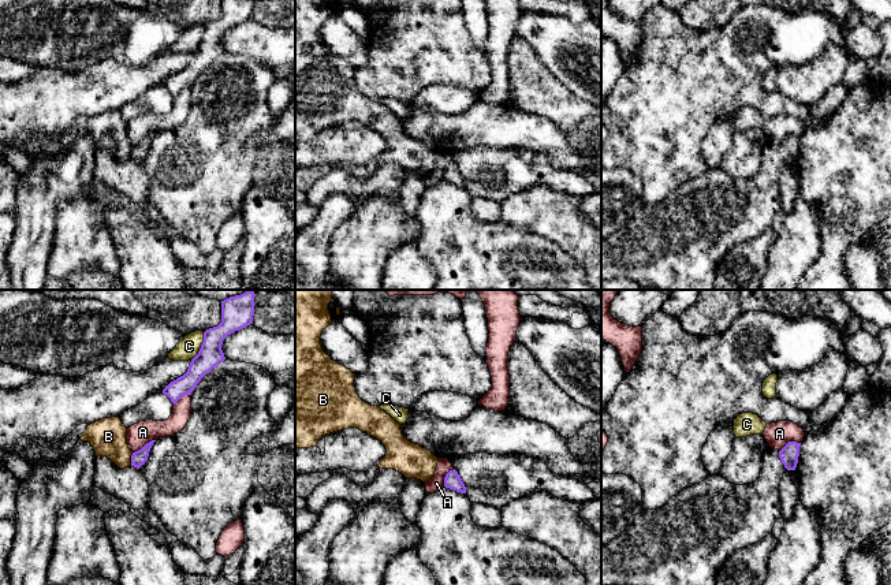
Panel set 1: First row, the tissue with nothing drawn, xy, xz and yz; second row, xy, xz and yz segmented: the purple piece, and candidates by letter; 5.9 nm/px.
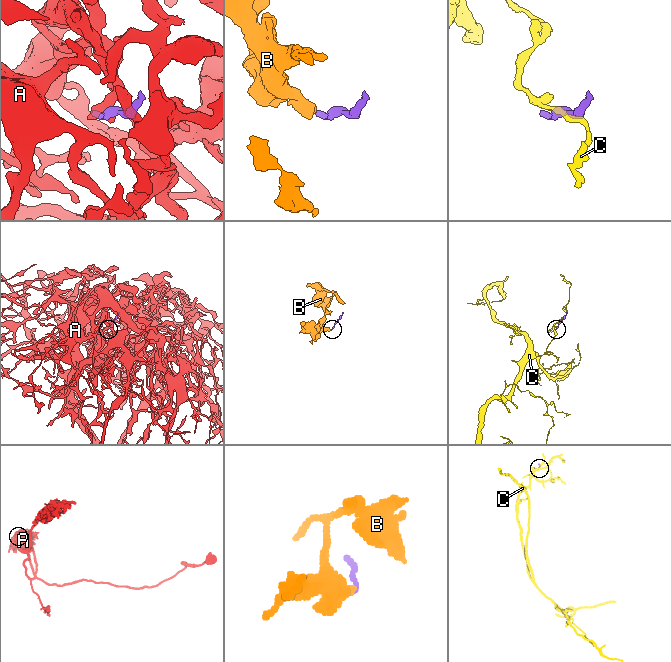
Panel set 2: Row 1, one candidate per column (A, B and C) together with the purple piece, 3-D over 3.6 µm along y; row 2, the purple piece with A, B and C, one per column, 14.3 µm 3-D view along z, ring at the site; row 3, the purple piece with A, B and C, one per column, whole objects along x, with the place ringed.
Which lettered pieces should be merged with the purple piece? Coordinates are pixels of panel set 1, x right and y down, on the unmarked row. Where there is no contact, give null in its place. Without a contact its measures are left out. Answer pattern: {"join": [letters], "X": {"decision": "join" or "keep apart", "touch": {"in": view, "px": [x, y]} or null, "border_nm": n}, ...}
{"join": [], "A": {"decision": "keep apart", "touch": {"in": "xy", "px": [145, 138]}, "border_nm": 160}, "B": {"decision": "keep apart", "touch": {"in": "xy", "px": [131, 153]}, "border_nm": 80}, "C": {"decision": "keep apart", "touch": {"in": "xy", "px": [201, 40]}, "border_nm": 180}}

